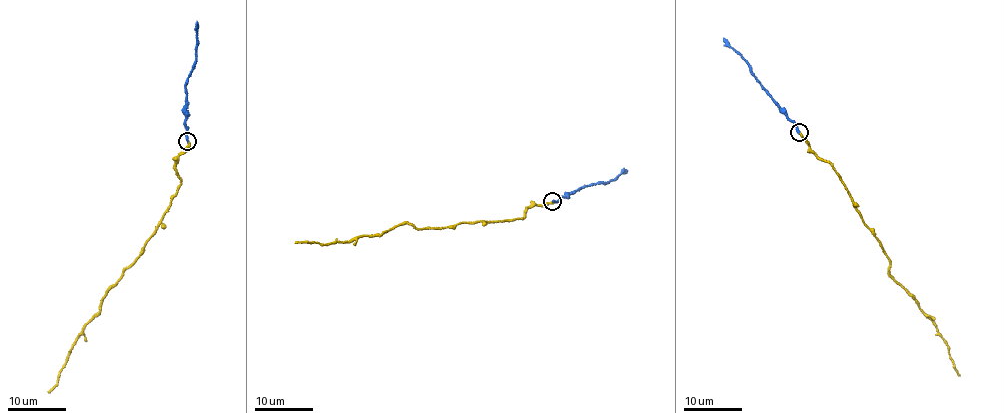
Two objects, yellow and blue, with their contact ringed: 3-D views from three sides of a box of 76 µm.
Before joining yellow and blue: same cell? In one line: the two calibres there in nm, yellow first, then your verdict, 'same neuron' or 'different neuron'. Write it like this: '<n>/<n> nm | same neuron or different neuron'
280/260 nm | same neuron

